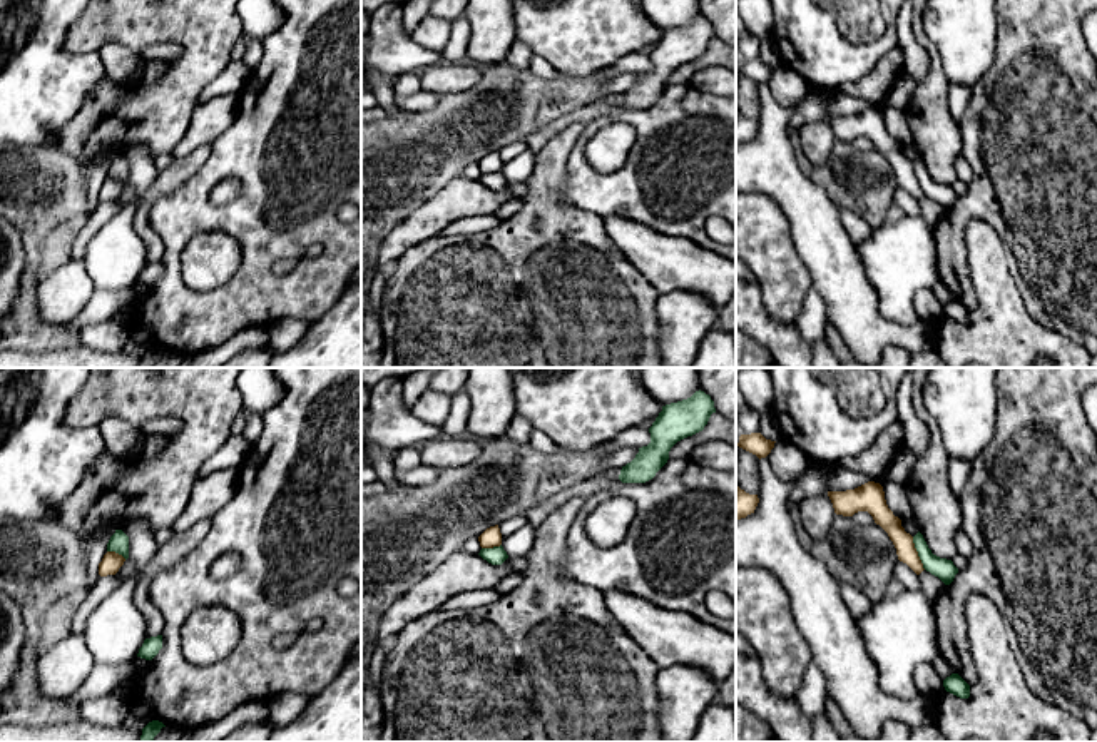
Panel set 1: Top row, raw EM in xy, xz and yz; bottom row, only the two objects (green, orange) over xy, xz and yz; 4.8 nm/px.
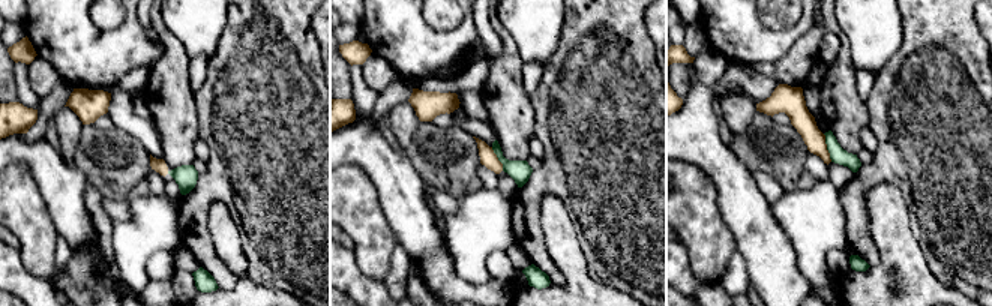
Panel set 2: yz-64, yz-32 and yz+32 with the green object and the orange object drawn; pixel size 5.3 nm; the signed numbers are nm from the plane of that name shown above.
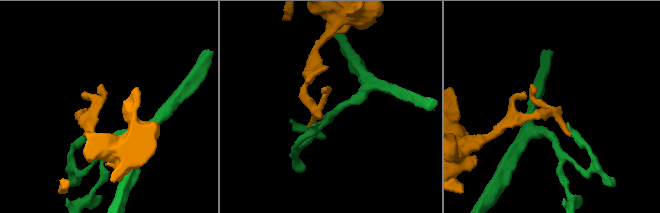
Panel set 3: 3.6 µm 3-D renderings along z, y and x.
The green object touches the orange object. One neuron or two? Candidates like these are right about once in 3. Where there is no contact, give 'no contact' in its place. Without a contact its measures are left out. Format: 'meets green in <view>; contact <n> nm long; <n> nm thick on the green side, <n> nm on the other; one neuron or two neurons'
meets green in yz; contact 170 nm long; 100 nm thick on the green side, 100 nm on the other; two neurons

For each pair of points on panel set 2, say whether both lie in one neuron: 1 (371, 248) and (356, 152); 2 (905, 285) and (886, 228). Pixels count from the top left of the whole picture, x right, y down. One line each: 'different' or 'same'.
1: different
2: same

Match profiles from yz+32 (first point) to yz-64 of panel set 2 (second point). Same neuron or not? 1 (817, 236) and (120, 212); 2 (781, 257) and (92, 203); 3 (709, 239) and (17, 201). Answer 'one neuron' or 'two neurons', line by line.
1: two neurons
2: two neurons
3: one neuron

